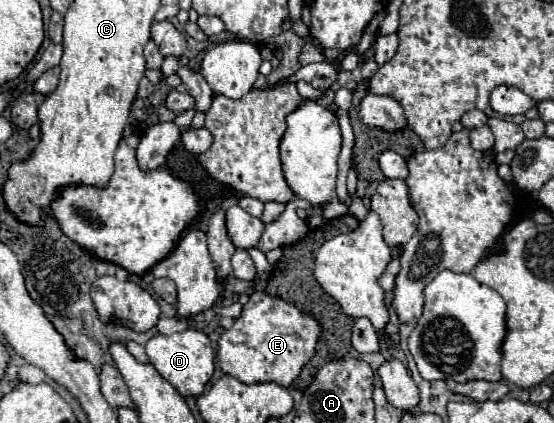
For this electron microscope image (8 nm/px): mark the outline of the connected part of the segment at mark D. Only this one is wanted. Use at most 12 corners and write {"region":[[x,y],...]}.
{"region":[[204,332],[156,334],[144,348],[178,394],[200,396],[214,374]]}

